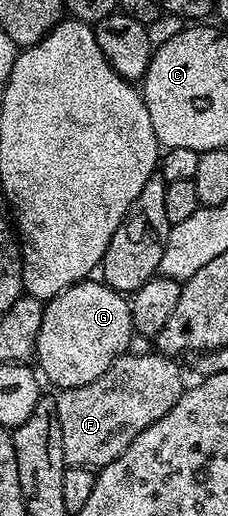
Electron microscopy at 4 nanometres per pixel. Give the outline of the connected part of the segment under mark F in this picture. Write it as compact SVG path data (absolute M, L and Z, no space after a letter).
M125 353L90 385L63 388L55 396L62 453L71 467L99 469L110 465L150 425L170 413L186 390L176 363L159 353Z

